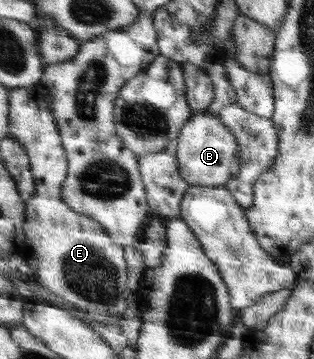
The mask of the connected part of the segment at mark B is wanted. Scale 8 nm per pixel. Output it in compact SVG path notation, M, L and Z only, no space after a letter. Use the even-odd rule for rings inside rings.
M212 113L193 114L172 147L175 148L179 160L178 172L188 181L189 186L222 187L240 172L241 154L238 150L238 140L228 125Z

